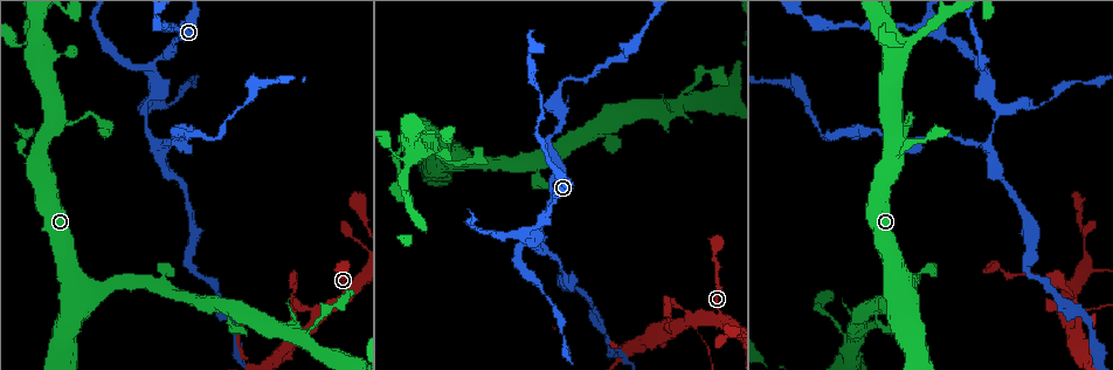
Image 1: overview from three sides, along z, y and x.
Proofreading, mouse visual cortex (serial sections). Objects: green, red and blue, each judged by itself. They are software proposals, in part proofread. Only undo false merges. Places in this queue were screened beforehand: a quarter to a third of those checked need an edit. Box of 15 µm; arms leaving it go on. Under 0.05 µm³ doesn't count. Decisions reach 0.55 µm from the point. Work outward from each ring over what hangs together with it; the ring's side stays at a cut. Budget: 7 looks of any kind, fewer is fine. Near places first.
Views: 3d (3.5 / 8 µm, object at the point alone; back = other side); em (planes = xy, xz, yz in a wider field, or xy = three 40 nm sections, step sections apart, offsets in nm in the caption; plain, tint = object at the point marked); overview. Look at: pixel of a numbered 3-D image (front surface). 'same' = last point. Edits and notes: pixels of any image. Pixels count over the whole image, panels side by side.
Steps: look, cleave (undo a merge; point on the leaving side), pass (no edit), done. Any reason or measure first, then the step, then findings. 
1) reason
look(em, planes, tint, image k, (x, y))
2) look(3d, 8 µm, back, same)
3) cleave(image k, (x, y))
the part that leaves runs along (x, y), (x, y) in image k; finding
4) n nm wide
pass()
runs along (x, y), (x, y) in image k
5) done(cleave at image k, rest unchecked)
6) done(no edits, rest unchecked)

three arms meet
look(3d, 3.5 µm, image 1, (673, 331))

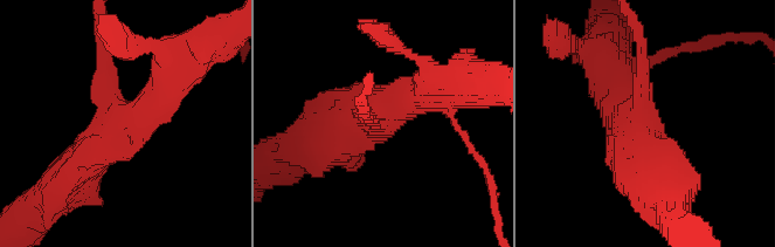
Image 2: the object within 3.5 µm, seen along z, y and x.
3 arms; arms of 150, 500, 600 nm; need the tissue
look(em, xy, step 3, tint, image 2, (642, 107))

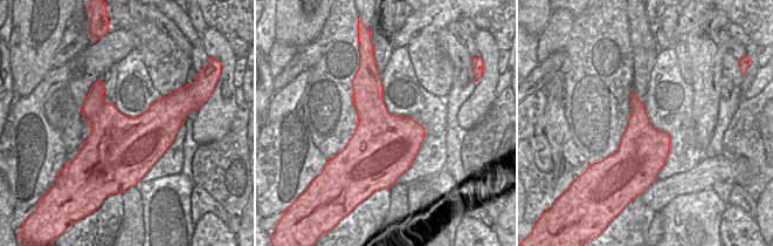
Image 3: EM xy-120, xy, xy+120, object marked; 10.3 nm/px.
pass()
runs along (175, 71), (164, 94), (71, 176) in image 2; continuous, no second cell

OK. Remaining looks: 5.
branch point
look(3d, 3.5 µm, image 1, (527, 235))

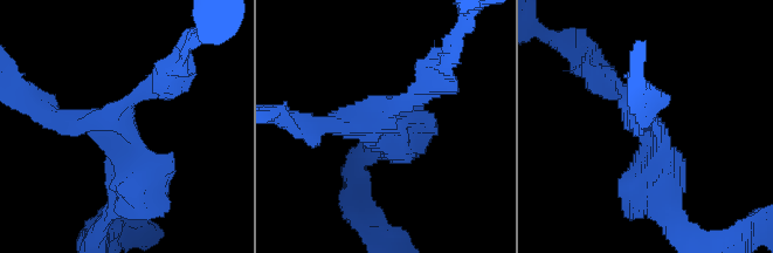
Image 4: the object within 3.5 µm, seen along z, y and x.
3 arms; arms of 200, 250, 500 nm
look(em, planes, tint, image 4, (119, 117))

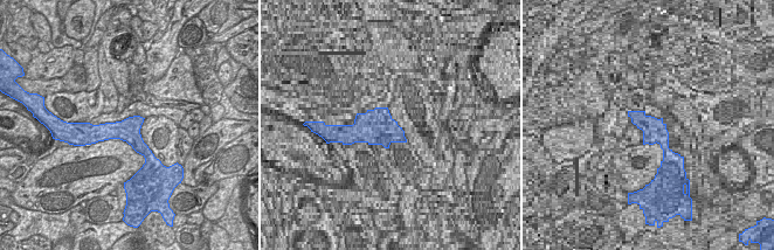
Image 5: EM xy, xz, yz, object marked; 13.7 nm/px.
cut it another way
look(em, xy, step 3, tint, same)

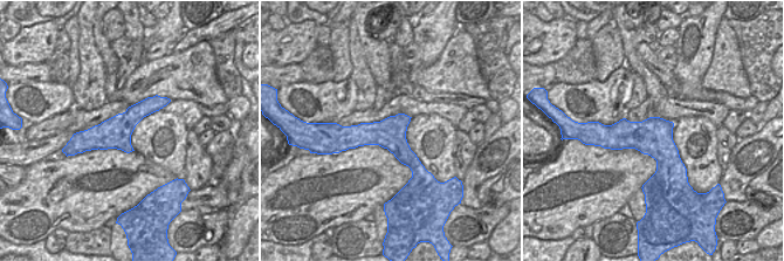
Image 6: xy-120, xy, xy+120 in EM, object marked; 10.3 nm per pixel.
320 nm wide
pass()
runs along (165, 101), (112, 134), (80, 138) in image 6; one cell here

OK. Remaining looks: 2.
look(3d, 3.5 µm, image 1, (195, 270))

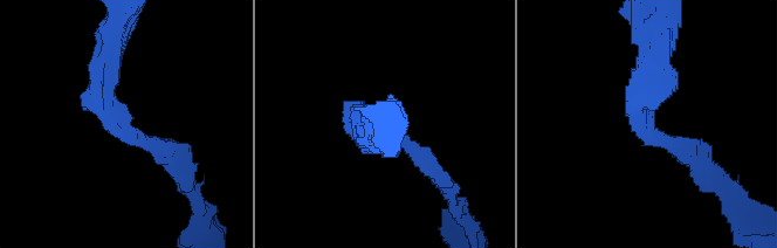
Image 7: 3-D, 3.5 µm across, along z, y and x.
arms of 200, 350 nm; now the EM
look(em, planes, tint, image 7, (640, 115))

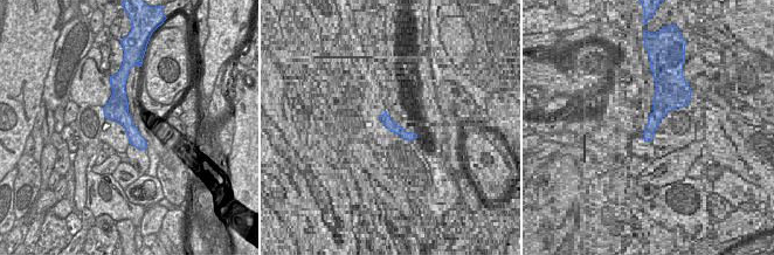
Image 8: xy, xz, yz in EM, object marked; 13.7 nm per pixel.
pass()
runs along (121, 89), (121, 115), (143, 146) in image 8; one cell here

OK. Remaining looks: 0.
done(no edits, rest unchecked)

